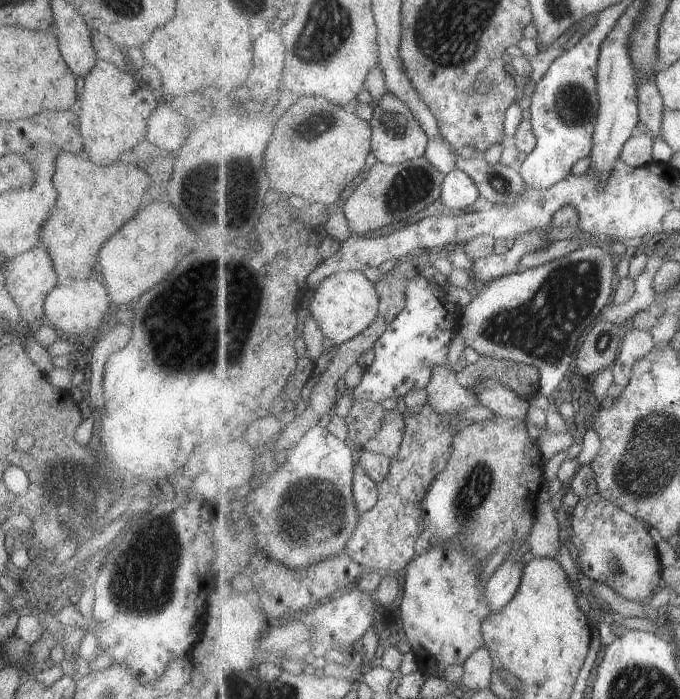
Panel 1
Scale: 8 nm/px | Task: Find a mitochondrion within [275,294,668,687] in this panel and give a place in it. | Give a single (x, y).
(469, 498)

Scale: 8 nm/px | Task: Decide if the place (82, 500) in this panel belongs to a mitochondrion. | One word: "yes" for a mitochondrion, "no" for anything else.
yes

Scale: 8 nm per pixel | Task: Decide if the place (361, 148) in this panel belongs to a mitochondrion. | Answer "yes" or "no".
no

